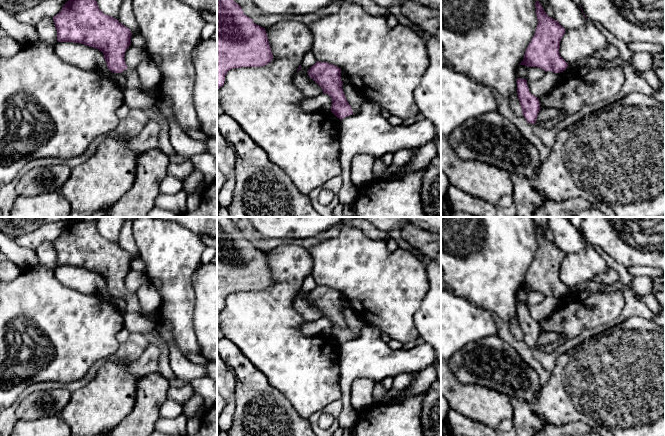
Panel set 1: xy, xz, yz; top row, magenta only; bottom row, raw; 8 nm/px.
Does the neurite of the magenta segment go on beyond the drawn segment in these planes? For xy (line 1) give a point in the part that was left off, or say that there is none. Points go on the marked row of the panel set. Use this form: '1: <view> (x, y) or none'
1: xy (132, 78)

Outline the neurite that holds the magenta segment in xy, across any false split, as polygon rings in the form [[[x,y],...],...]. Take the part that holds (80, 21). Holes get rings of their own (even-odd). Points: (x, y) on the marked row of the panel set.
[[[68,0],[53,20],[58,42],[80,43],[100,50],[108,69],[125,76],[126,88],[140,90],[159,100],[157,86],[143,90],[137,70],[125,63],[125,52],[131,45],[130,29],[104,14],[96,0]]]

